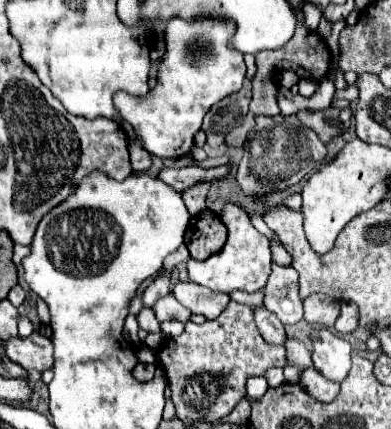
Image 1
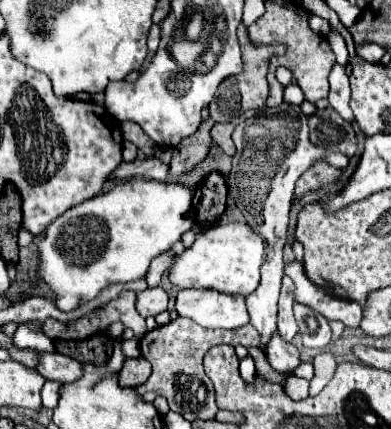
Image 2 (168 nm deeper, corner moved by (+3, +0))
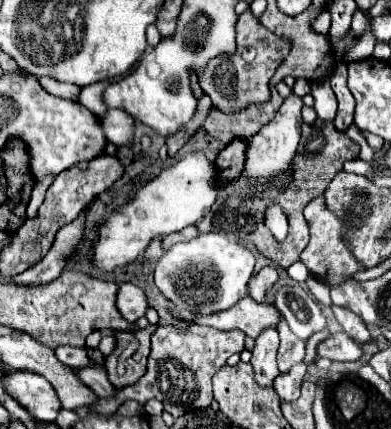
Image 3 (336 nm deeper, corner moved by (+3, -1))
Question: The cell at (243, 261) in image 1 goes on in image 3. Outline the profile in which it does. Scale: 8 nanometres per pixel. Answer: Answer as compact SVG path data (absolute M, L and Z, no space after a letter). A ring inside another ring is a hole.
M200 234L198 238L190 242L178 242L174 244L156 264L154 270L154 282L160 288L160 292L184 314L212 314L220 310L232 308L240 298L246 296L246 284L252 278L254 272L254 254L244 248L242 244L228 242L224 234Z

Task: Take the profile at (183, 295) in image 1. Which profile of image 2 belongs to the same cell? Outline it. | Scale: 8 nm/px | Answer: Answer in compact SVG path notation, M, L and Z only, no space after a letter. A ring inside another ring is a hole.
M180 289L176 311L206 329L236 329L248 323L244 297L208 289Z

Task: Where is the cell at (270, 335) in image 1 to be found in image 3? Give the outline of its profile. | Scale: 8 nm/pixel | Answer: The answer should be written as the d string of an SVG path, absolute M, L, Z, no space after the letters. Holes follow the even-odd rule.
M300 362L290 372L280 374L276 378L274 390L276 390L276 394L280 396L282 402L292 402L292 400L300 398L300 384L302 384L304 374L306 374L306 364Z

